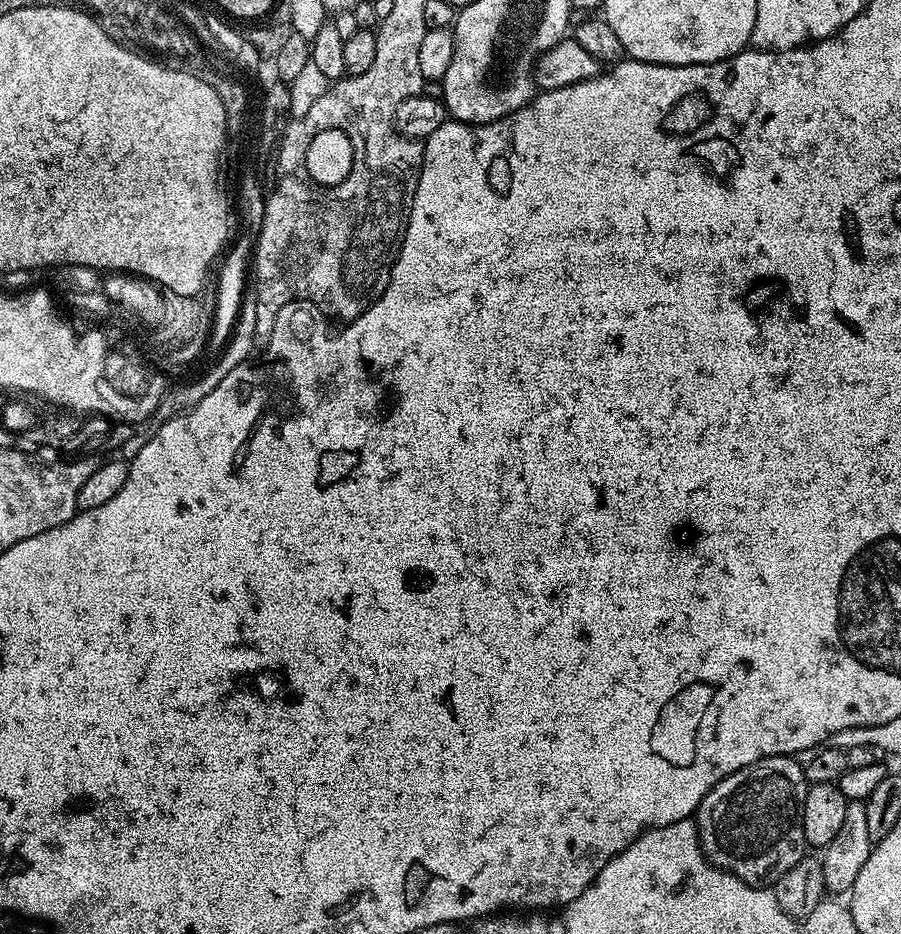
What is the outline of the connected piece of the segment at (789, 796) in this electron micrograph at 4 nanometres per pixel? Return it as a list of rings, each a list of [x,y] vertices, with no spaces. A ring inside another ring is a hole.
[[[767,756],[758,762],[754,762],[750,766],[746,766],[742,770],[738,770],[734,774],[724,777],[723,780],[714,785],[702,798],[699,808],[694,813],[696,828],[700,831],[700,844],[704,849],[704,855],[708,857],[711,863],[717,868],[722,868],[729,872],[731,876],[736,876],[742,882],[753,886],[772,886],[778,878],[782,878],[782,874],[786,874],[786,870],[790,870],[806,855],[806,845],[804,843],[804,831],[802,830],[802,806],[804,799],[808,793],[808,781],[804,778],[804,770],[801,765],[797,764],[795,759],[790,756]]]

